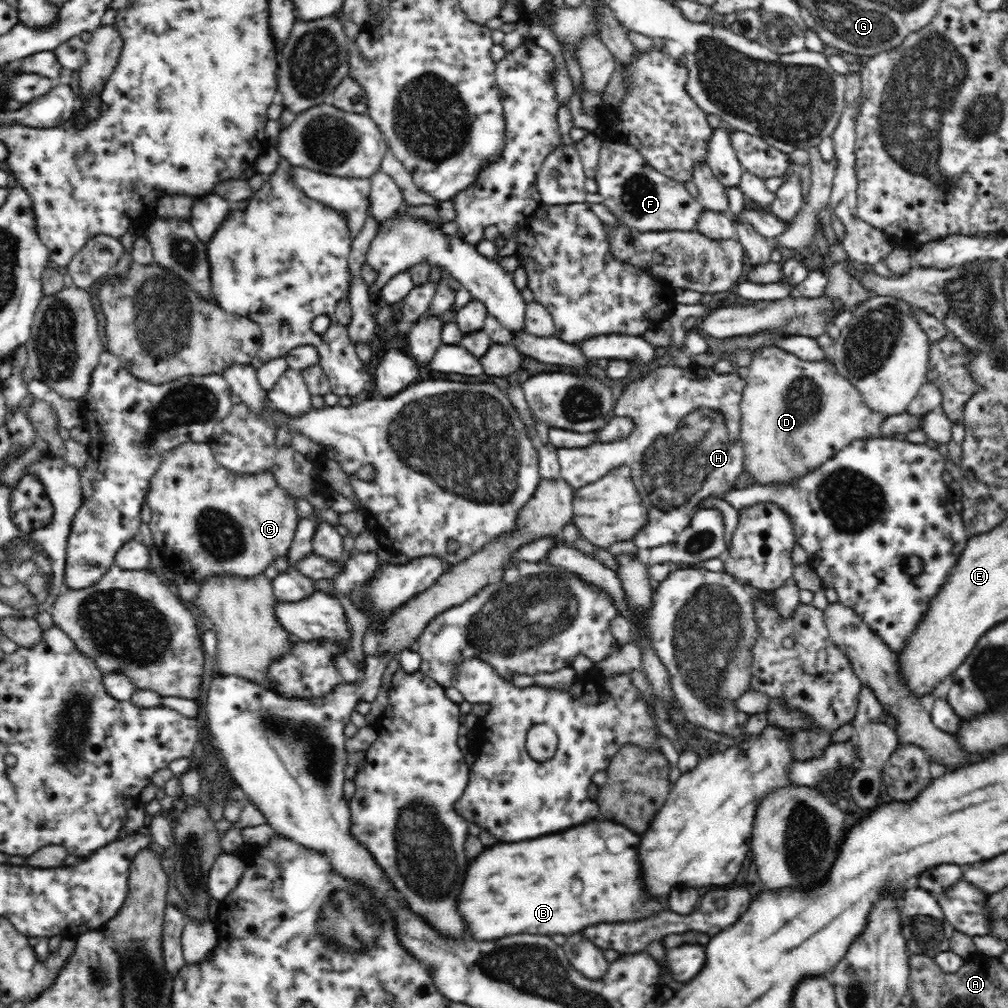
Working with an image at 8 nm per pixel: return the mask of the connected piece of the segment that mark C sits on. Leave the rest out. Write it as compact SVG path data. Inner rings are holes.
M207 442L180 445L166 452L159 466L152 476L145 502L151 510L149 528L154 548L169 570L200 585L204 578L224 574L252 578L263 574L276 558L286 557L299 526L296 497L277 484L271 471L256 475L231 472L216 460Z

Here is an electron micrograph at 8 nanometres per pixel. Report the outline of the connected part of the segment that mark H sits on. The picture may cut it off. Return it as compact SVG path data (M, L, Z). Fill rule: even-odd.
M667 365L652 372L650 371L643 378L635 379L633 383L628 383L626 390L623 390L622 395L616 402L616 408L614 408L615 416L628 416L634 421L635 425L632 432L629 432L627 437L614 442L596 442L584 448L558 449L557 457L562 479L576 491L578 488L582 488L582 486L596 483L620 466L628 466L631 469L631 476L641 501L648 509L647 523L633 536L637 548L646 550L674 542L680 532L688 526L694 513L701 508L699 502L702 502L702 498L722 496L722 494L730 492L730 490L735 488L734 486L737 484L738 477L743 472L743 442L740 438L740 419L742 416L740 413L740 402L742 400L745 383L745 380L743 380L738 373L718 374L713 368L703 368L701 366L698 366L698 368L680 368L678 366Z

